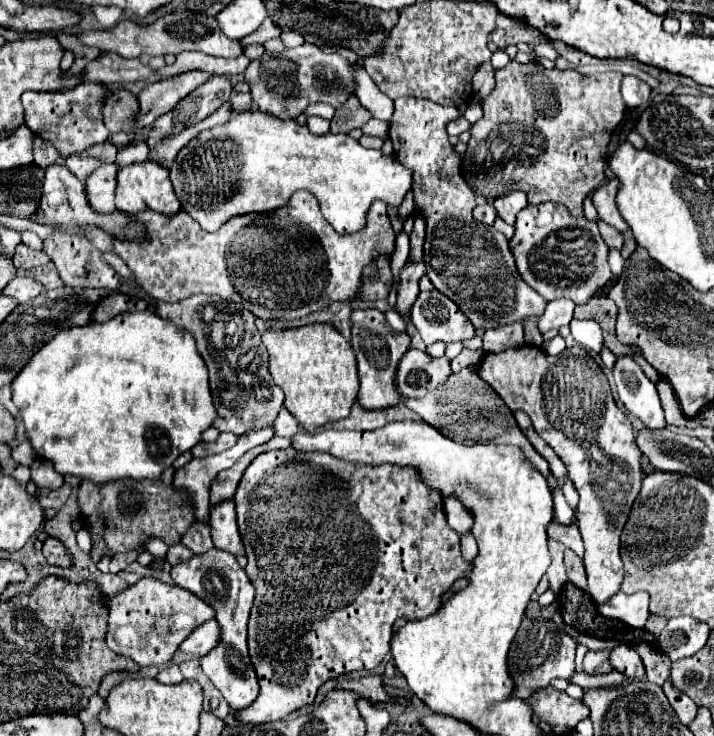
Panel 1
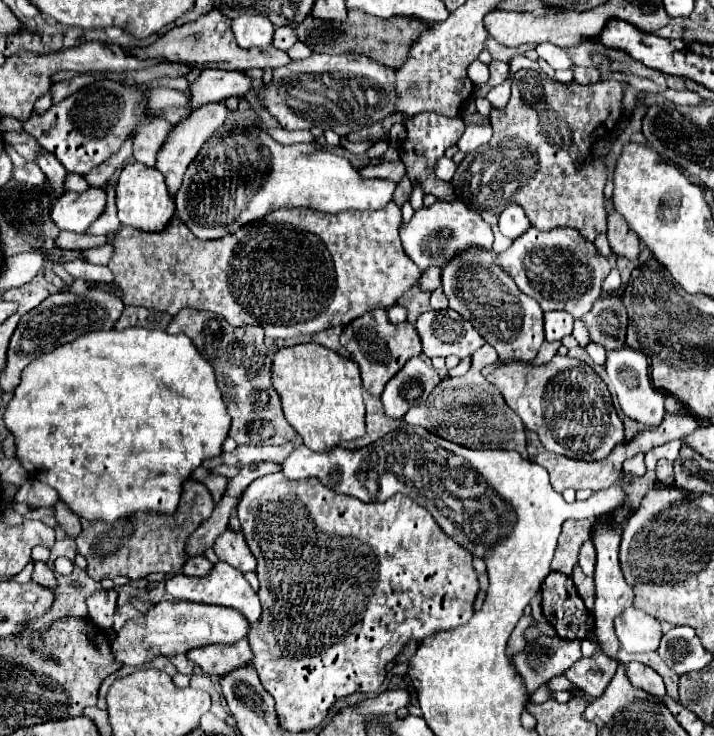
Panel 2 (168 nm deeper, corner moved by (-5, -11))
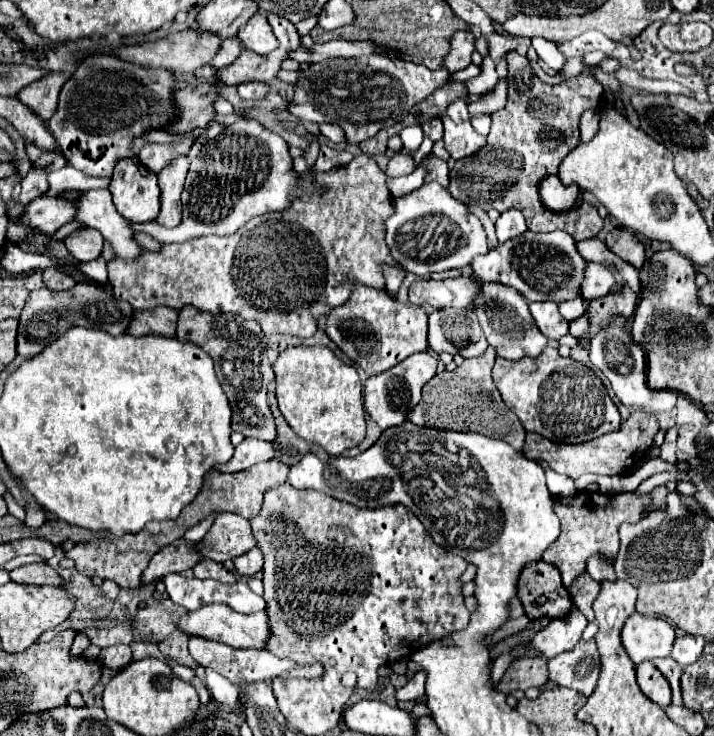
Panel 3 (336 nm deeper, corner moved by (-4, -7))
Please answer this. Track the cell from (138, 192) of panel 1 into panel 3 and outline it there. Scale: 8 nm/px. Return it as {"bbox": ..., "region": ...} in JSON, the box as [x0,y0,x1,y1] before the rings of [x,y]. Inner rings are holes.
{"bbox":[109,157,161,221],"region":[[[137,157],[117,163],[109,185],[117,211],[127,221],[155,221],[161,207],[161,189],[157,175]]]}

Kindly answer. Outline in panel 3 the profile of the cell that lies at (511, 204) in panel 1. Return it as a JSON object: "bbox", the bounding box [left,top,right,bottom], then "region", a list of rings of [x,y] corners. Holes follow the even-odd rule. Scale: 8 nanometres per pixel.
{"bbox":[495,209,527,243],"region":[[[507,209],[495,221],[495,229],[497,229],[499,243],[505,243],[513,237],[523,235],[527,231],[527,223],[525,223],[525,217],[521,215],[519,209]]]}

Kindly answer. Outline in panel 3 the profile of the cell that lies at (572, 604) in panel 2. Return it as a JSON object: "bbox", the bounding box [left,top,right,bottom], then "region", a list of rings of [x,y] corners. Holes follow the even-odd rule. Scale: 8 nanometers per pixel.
{"bbox":[519,563,573,619],"region":[[[529,563],[519,577],[519,599],[531,619],[563,619],[573,609],[573,599],[561,581],[555,565],[545,563],[535,575],[535,563]]]}

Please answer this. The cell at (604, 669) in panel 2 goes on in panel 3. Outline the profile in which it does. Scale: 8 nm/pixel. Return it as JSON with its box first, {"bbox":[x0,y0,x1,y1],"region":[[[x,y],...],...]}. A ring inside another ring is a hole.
{"bbox":[547,641,601,697],"region":[[[579,641],[575,649],[557,655],[547,665],[549,665],[549,679],[553,683],[575,689],[585,697],[593,693],[601,671],[595,641]]]}

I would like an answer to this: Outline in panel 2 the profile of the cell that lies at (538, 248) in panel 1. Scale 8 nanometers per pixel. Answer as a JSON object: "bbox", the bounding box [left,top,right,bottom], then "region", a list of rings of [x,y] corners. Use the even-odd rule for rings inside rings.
{"bbox":[494,227,610,317],"region":[[[530,227],[504,253],[500,253],[494,263],[514,279],[524,295],[536,299],[542,311],[560,309],[568,311],[572,317],[582,317],[590,311],[590,305],[602,295],[602,279],[610,273],[608,259],[596,251],[594,243],[586,243],[578,231],[570,227],[556,227],[546,233]],[[580,251],[584,251],[586,261],[578,255]]]}

